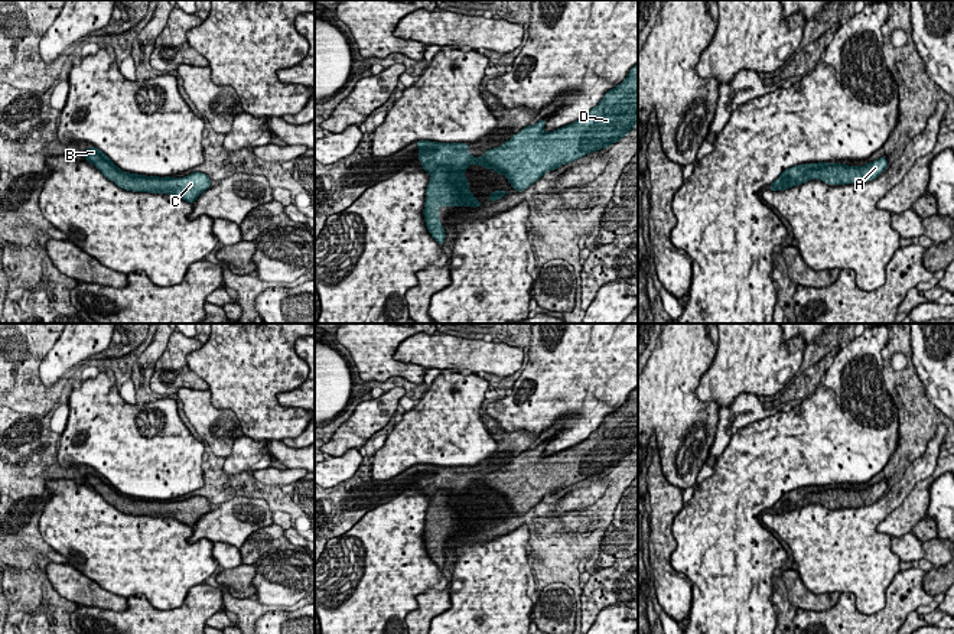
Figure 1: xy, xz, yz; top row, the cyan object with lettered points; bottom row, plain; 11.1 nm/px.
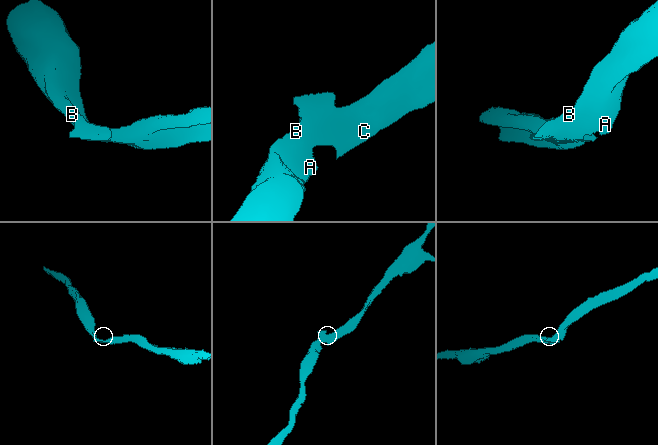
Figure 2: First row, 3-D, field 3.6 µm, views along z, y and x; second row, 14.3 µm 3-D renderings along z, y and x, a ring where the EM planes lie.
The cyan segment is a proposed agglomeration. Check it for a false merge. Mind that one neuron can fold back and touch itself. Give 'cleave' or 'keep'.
keep

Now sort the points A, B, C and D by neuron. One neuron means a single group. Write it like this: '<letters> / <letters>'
A B C D

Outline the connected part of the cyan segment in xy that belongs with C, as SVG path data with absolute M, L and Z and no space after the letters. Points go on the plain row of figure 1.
M94 469L84 475L84 481L121 513L133 516L169 517L189 527L193 527L202 516L209 513L212 507L208 498L202 495L193 495L183 501L159 501L123 495L105 477Z

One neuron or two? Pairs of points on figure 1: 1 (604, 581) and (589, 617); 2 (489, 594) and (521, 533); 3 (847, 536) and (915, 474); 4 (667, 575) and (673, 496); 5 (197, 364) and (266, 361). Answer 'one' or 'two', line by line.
1: one
2: one
3: one
4: one
5: one

